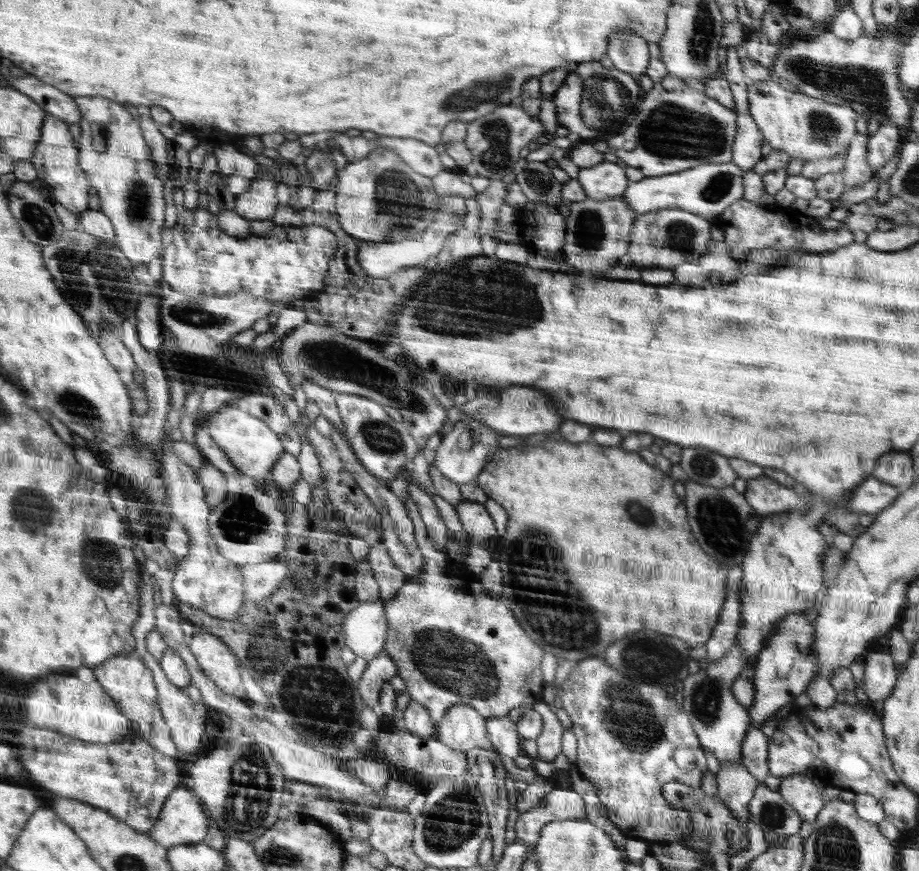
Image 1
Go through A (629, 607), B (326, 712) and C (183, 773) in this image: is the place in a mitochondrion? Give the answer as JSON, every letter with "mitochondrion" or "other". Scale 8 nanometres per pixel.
{"A":"other","B":"mitochondrion","C":"other"}

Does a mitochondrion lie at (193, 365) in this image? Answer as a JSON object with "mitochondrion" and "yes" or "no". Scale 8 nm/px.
{"mitochondrion":"no"}

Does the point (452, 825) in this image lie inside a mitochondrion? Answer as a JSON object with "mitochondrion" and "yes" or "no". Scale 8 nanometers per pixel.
{"mitochondrion":"yes"}

